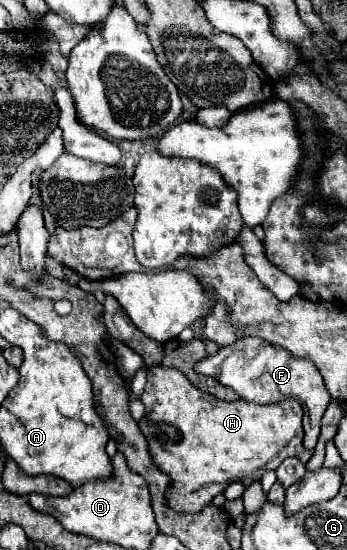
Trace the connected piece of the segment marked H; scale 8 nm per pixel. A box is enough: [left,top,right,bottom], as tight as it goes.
[141,365,311,511]

